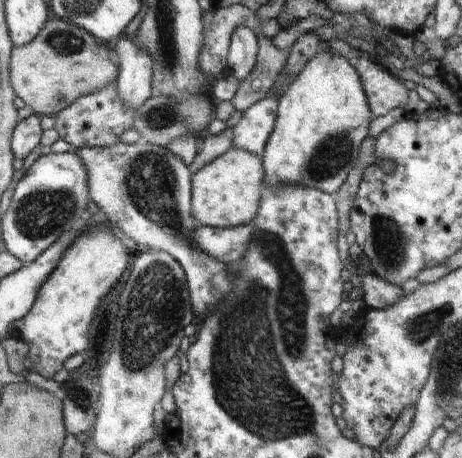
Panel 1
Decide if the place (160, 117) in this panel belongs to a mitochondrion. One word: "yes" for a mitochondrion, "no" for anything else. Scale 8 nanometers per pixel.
yes

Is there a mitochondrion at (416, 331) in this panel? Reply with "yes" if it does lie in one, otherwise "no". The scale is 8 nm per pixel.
yes

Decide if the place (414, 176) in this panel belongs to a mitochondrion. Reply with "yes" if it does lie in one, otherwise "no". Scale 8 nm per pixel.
no

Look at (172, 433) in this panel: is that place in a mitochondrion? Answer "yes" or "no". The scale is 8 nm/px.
no

